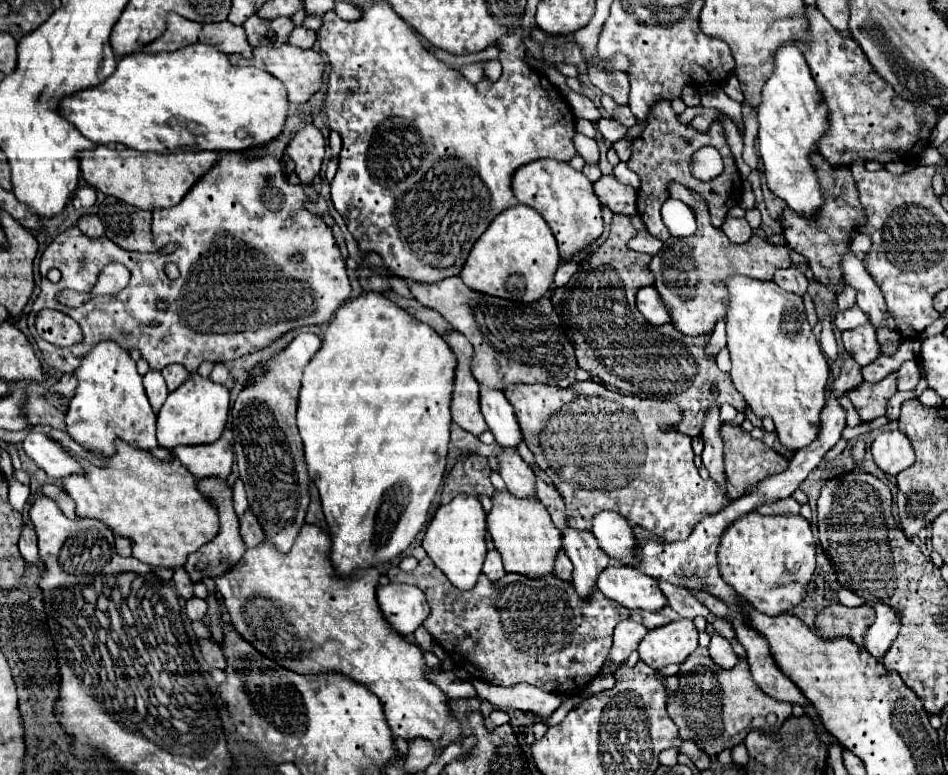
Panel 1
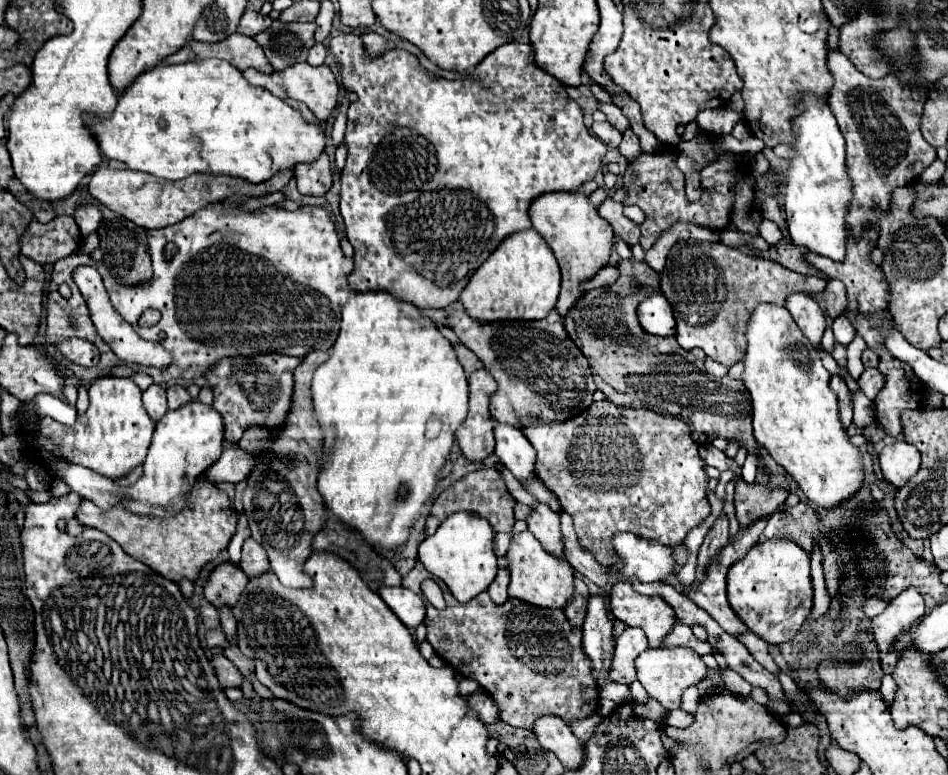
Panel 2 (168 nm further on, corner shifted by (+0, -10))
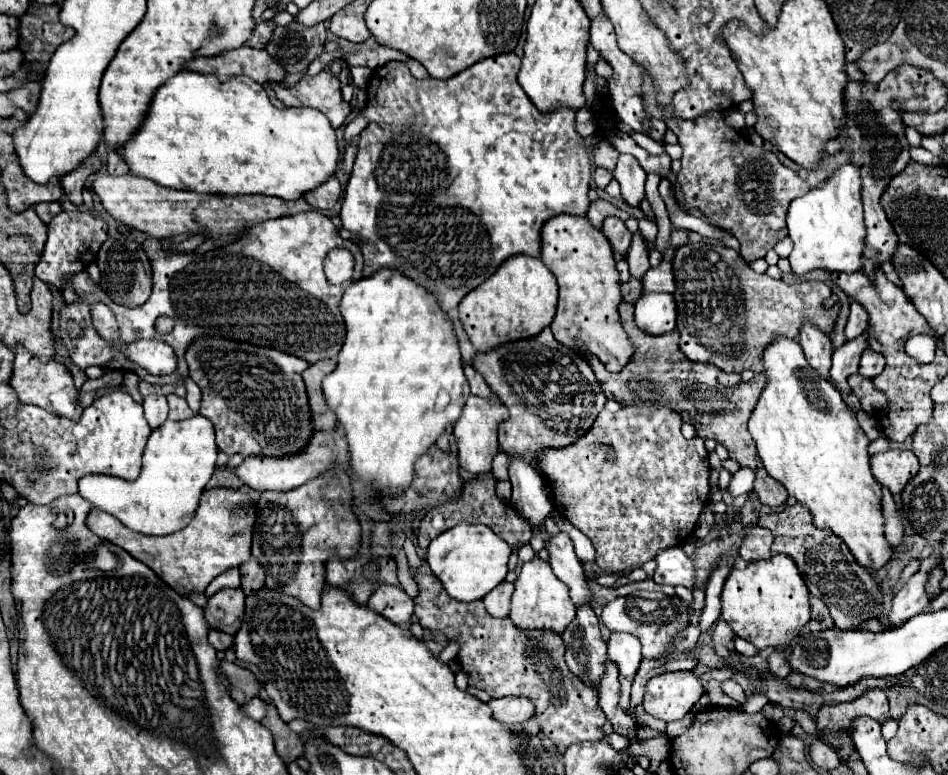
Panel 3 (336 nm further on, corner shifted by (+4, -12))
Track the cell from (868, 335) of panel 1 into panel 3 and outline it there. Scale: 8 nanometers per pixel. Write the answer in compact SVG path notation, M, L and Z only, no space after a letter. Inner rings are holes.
M866 349L864 355L862 355L862 361L860 361L860 375L868 377L868 379L874 379L878 377L886 367L886 359L882 353L876 353L872 349Z

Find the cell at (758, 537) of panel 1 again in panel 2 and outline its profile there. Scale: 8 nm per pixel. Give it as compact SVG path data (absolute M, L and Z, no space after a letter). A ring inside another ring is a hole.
M788 539L758 541L744 559L728 569L728 601L736 615L766 643L786 643L802 627L812 609L810 553Z

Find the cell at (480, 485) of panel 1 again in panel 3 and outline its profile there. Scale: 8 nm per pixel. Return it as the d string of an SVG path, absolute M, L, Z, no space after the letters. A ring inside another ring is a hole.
M470 479L464 483L464 491L462 491L462 497L458 501L448 501L432 511L428 511L420 523L420 529L418 529L418 545L422 549L426 549L430 545L430 541L434 537L438 537L440 533L456 527L458 523L474 523L474 525L486 525L490 527L496 535L500 535L510 547L522 547L522 545L528 545L530 539L532 539L532 529L530 525L526 523L526 519L520 519L520 515L516 515L512 511L512 507L506 503L502 503L498 497L496 497L496 491L494 491L494 481L492 479Z

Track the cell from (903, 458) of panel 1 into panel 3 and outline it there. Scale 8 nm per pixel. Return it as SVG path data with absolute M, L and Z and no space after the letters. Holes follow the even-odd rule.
M890 449L886 453L876 453L870 463L876 481L892 495L902 493L906 483L918 473L918 459L912 451Z

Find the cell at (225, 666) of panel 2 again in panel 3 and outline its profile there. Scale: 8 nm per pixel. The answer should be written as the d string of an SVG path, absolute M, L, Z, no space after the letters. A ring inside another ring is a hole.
M222 661L220 669L232 683L230 695L232 695L234 701L248 703L250 699L258 697L260 683L258 683L258 679L254 677L254 673L250 669L244 669L244 667L240 667L236 663L230 663L230 661Z

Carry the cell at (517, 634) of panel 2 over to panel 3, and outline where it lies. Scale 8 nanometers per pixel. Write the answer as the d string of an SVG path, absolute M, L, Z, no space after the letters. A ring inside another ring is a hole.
M418 573L416 583L418 583L420 593L414 599L414 603L416 603L414 613L420 621L420 625L426 627L426 629L432 629L432 631L442 631L450 641L460 643L458 661L460 661L462 669L470 675L472 687L486 691L492 699L506 697L506 695L528 697L536 707L534 721L538 721L542 725L542 731L554 741L554 745L558 747L560 753L564 753L572 743L596 741L596 739L604 737L606 717L604 717L604 711L598 707L598 695L592 691L590 685L582 683L580 679L576 679L576 675L572 675L568 671L568 665L564 661L566 647L564 647L560 635L552 633L552 631L520 631L520 629L514 627L510 617L496 619L496 617L488 615L482 601L458 603L458 601L448 597L444 585L434 575Z

